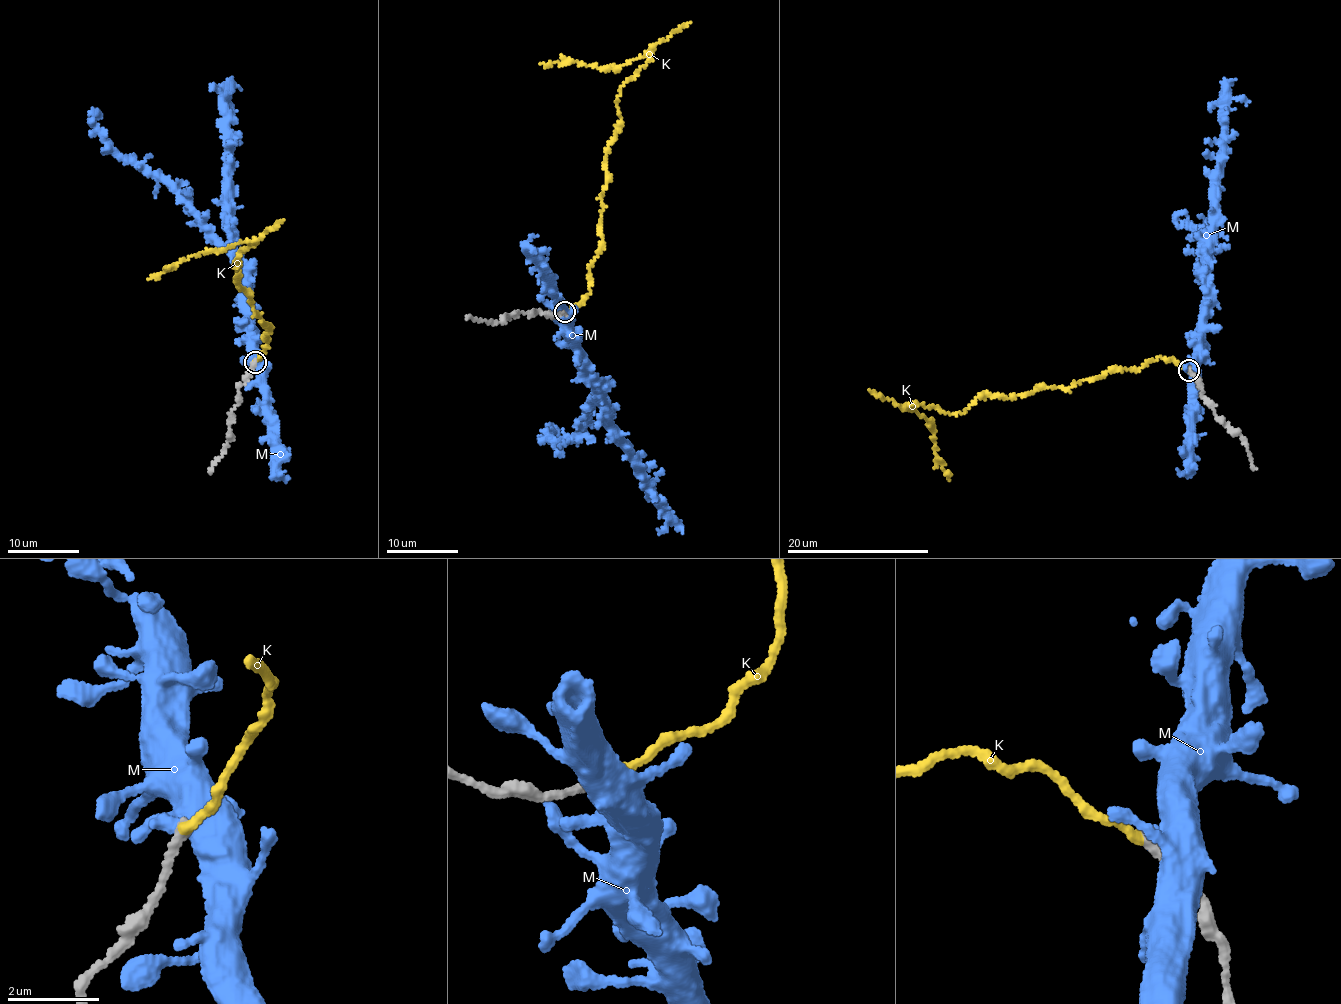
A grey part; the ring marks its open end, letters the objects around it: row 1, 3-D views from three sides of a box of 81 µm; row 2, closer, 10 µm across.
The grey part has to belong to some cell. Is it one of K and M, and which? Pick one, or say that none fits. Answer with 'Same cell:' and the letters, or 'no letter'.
Same cell: K

